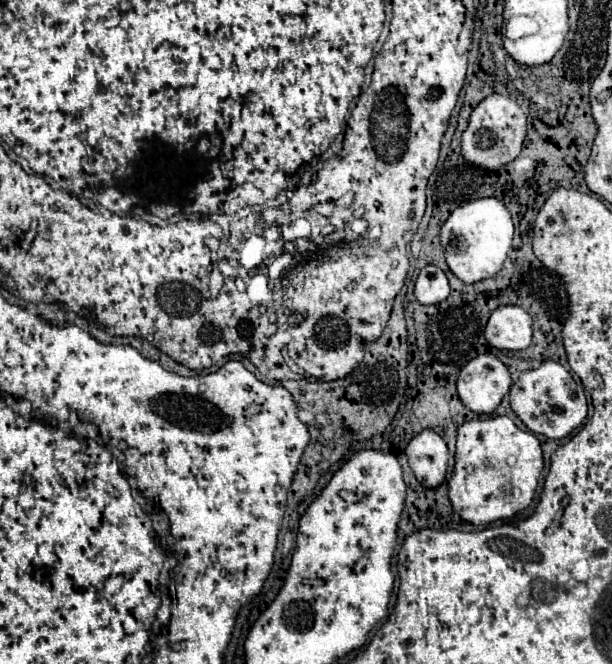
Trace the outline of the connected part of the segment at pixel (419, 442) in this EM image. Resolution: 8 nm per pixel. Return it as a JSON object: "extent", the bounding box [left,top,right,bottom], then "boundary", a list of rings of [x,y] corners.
{"extent":[406,430,448,488],"boundary":[[[422,430],[408,442],[406,456],[416,480],[424,488],[436,488],[444,482],[448,448],[440,434],[434,430]]]}

